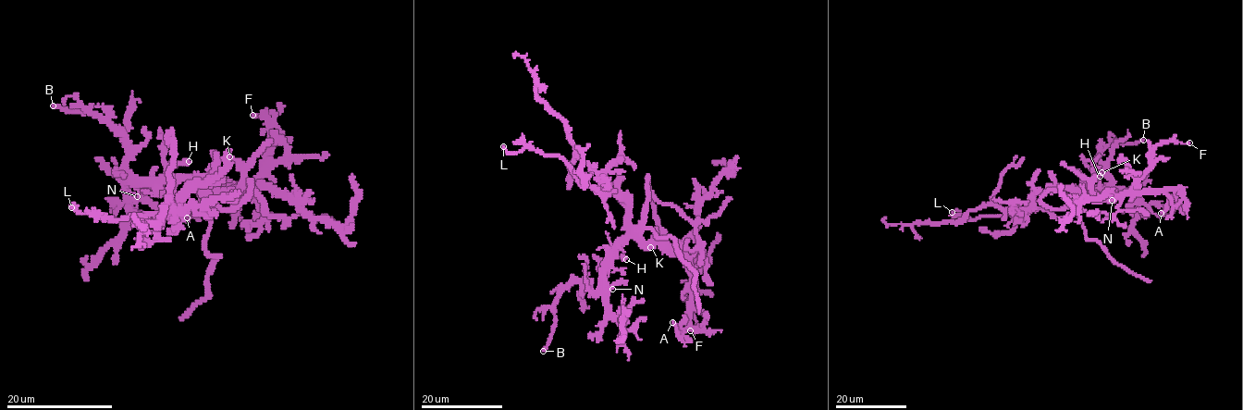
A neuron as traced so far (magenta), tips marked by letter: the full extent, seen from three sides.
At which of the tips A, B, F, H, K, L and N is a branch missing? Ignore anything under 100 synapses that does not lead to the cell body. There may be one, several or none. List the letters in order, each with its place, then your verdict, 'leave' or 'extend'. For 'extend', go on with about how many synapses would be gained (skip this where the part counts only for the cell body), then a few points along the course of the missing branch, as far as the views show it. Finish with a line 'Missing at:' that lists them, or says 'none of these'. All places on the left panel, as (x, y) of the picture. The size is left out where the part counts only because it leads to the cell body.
A: at (187, 217); leave
B: at (53, 105); leave
F: at (252, 115); leave
H: at (189, 161); leave
K: at (229, 156); leave
L: at (71, 207); leave
N: at (137, 196); leave
Missing at: none of these

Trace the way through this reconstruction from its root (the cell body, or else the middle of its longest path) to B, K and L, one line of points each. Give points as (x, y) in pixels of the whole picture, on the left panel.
B: (214, 181), (209, 179), (138, 180), (126, 168), (127, 145), (119, 132), (91, 113), (79, 113), (53, 105)
K: (214, 181), (203, 180), (205, 192), (233, 196), (239, 191), (242, 169), (229, 156)
L: (214, 181), (193, 183), (161, 215), (107, 218), (71, 207)

